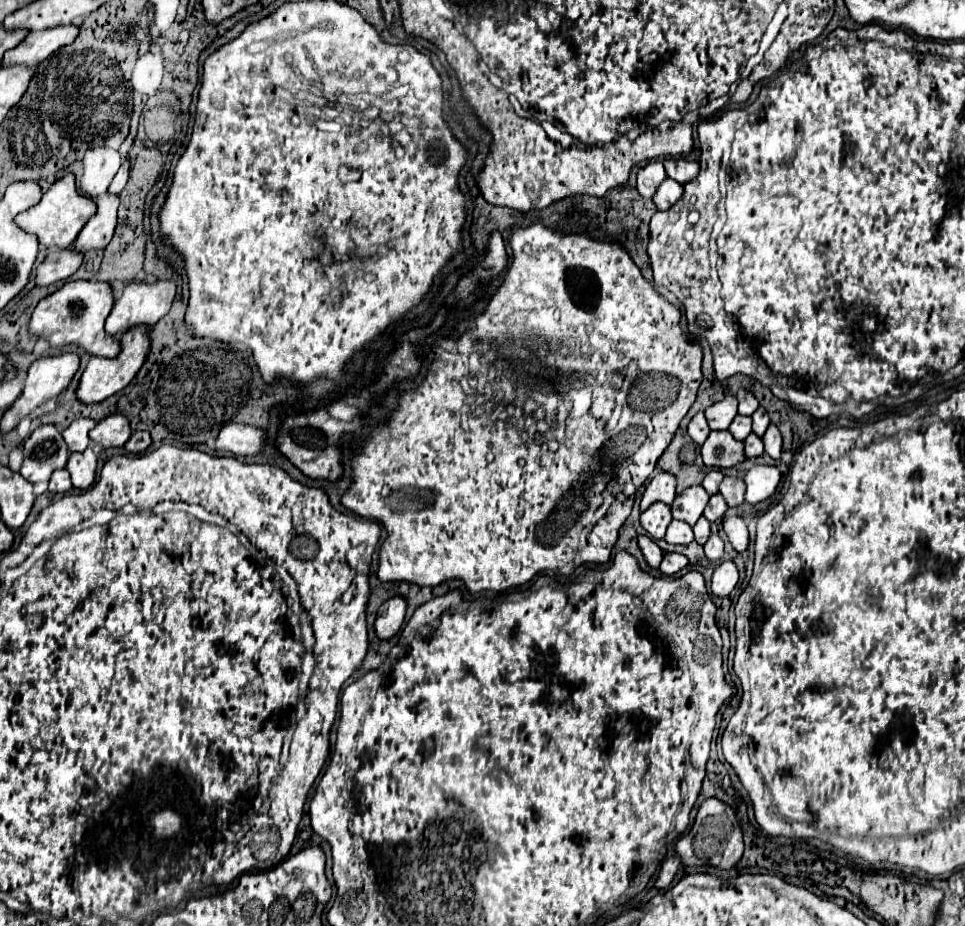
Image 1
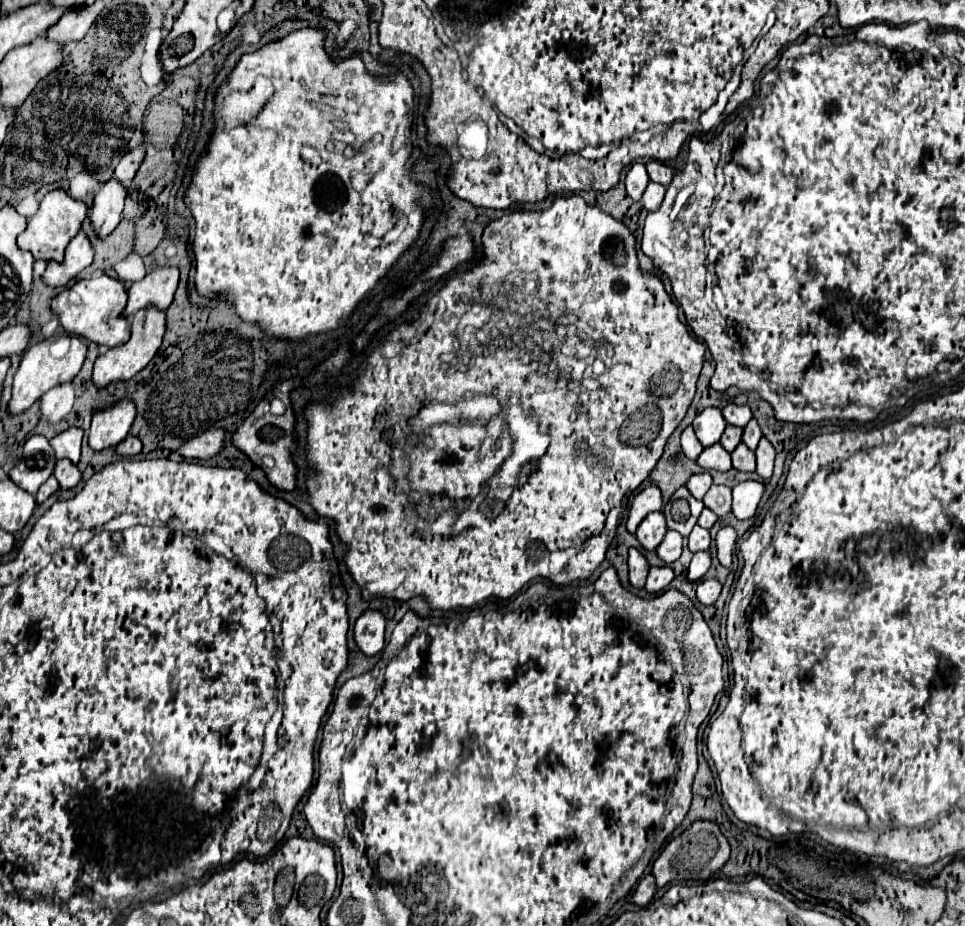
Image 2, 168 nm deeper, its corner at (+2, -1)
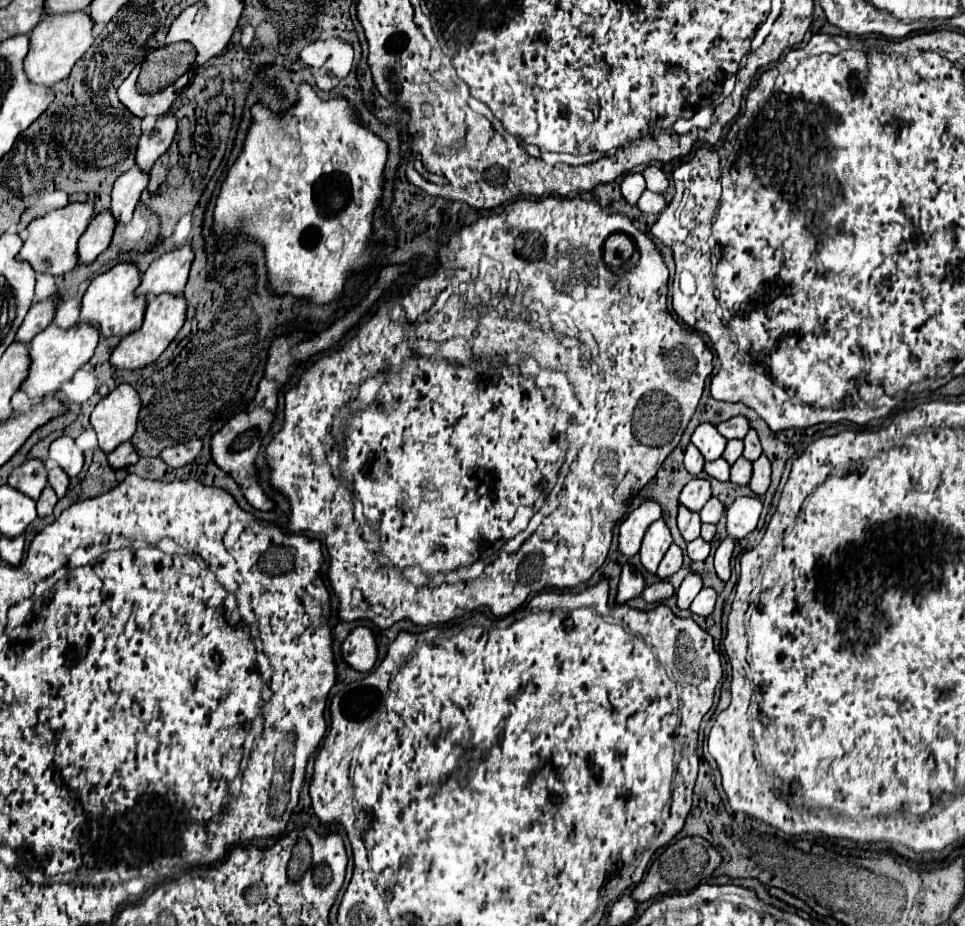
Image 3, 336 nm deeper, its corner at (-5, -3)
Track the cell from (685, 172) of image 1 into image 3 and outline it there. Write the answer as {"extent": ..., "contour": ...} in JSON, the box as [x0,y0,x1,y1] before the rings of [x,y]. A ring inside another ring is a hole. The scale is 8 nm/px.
{"extent":[642,166,668,194],"contour":[[[648,166],[646,170],[642,170],[642,176],[644,176],[644,180],[646,180],[646,188],[648,188],[650,192],[656,192],[656,194],[666,192],[666,188],[668,188],[668,180],[666,180],[666,174],[664,174],[660,168],[656,168],[656,166]]]}

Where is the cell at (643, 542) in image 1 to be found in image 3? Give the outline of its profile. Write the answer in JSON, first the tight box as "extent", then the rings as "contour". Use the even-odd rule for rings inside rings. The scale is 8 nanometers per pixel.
{"extent":[614,564,644,604],"contour":[[[624,564],[614,602],[616,604],[624,604],[624,602],[640,596],[642,590],[644,590],[644,576],[638,570],[634,570],[632,564]]]}

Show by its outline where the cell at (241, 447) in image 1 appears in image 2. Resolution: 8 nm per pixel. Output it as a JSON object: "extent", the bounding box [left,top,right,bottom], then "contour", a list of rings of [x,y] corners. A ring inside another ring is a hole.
{"extent":[177,430,225,460],"contour":[[[211,430],[205,432],[197,438],[191,438],[189,442],[185,442],[177,452],[185,458],[201,458],[201,460],[209,460],[213,456],[217,456],[223,450],[223,440],[225,440],[225,430]]]}

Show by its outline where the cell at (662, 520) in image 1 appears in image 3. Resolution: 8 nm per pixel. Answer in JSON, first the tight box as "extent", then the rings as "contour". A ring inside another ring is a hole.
{"extent":[640,518,672,574],"contour":[[[660,518],[654,524],[650,524],[640,548],[640,562],[646,568],[646,572],[656,574],[656,568],[664,558],[666,550],[670,548],[670,544],[672,544],[672,536],[666,522]]]}

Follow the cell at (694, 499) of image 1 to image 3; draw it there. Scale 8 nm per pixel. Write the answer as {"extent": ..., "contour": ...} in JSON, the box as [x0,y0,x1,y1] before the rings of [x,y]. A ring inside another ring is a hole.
{"extent":[678,508,700,542],"contour":[[[680,508],[678,512],[678,530],[686,542],[700,536],[700,516],[696,512],[688,512],[686,508]]]}

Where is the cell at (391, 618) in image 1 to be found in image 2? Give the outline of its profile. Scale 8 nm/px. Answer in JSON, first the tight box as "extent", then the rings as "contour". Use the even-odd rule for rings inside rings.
{"extent":[355,610,385,656],"contour":[[[367,610],[357,622],[355,622],[355,642],[361,648],[363,654],[375,656],[385,646],[385,616],[381,610]]]}

